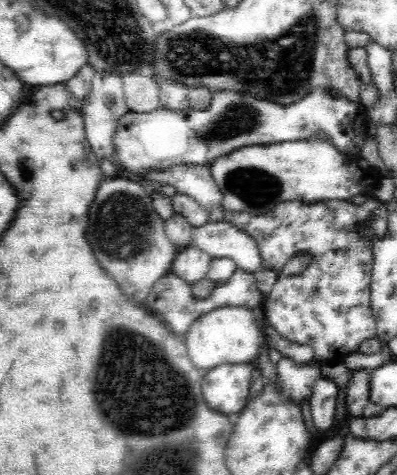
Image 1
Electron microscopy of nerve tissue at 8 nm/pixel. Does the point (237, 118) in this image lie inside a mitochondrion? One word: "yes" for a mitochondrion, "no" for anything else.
yes

